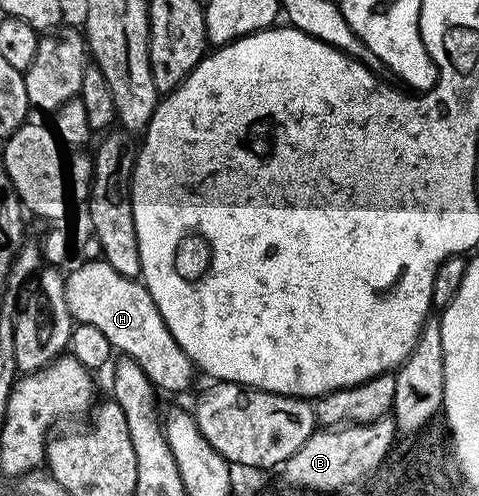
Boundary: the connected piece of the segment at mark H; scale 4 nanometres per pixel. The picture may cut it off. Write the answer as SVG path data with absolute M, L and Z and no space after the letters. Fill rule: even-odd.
M103 258L85 260L81 262L72 273L65 276L67 306L70 310L73 322L77 324L88 323L96 326L102 335L109 339L113 350L119 354L135 359L135 361L146 371L147 377L159 390L177 393L191 388L192 373L194 366L184 349L170 334L170 329L166 327L165 320L162 319L160 310L150 291L143 285L141 280L126 277L118 274L110 264L103 261Z

